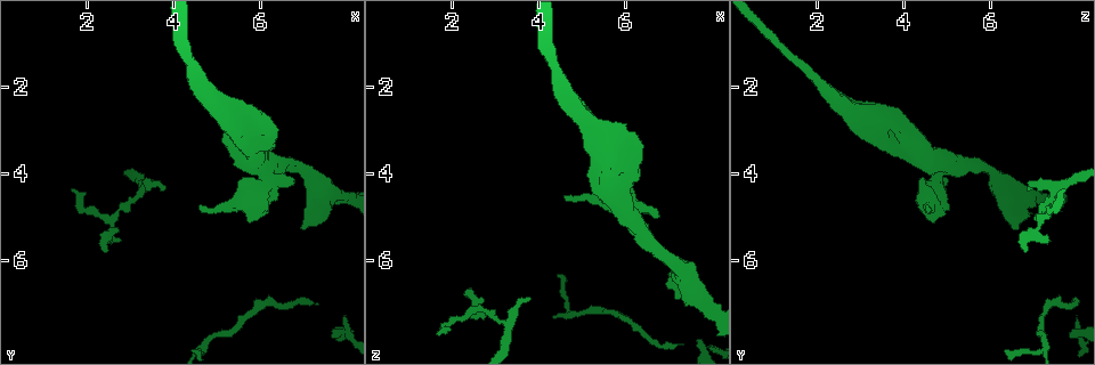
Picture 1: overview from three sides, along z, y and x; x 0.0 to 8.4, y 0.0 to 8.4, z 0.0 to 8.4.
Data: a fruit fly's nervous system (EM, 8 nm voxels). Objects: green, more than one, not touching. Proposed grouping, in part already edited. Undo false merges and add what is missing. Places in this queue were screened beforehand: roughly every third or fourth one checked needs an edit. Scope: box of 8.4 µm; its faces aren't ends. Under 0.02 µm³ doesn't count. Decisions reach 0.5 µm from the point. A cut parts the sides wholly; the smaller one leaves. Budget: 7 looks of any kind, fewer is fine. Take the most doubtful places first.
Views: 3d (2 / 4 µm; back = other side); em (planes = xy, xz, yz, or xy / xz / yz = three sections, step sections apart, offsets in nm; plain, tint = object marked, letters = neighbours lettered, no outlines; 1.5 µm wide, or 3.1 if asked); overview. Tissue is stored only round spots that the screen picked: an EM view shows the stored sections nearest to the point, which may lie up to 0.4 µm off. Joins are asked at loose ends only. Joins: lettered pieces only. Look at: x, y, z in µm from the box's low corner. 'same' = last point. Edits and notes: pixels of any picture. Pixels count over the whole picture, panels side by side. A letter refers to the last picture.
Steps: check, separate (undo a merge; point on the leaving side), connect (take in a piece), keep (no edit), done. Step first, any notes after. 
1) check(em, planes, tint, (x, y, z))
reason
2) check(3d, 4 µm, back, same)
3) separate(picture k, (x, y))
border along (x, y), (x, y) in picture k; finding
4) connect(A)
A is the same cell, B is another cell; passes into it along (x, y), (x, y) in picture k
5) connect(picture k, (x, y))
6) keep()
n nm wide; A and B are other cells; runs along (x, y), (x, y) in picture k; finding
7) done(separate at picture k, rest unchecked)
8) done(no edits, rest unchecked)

check(3d, 2 µm, (6.75, 4.20, 5.00))
branch stops here

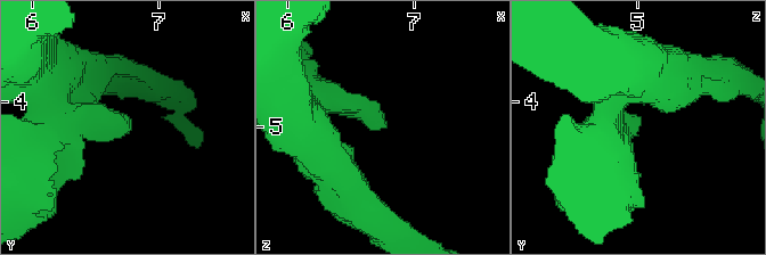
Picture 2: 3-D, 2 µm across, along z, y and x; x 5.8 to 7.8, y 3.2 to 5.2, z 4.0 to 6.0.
check(em, planes, tint, (6.74, 4.14, 5.00))
now the EM

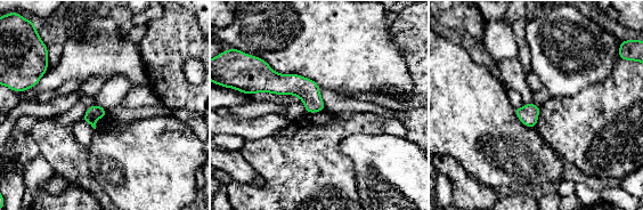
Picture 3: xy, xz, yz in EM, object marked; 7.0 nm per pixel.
check(em, planes, letters, same)

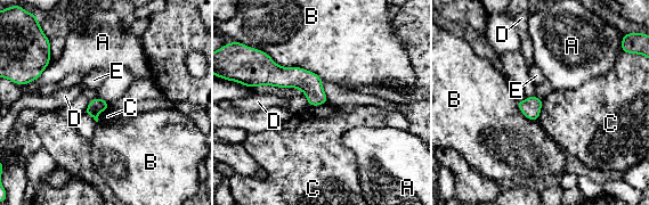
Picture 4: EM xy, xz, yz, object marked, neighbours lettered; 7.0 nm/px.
keep()
A, B, C, D and E are other cells; border along (543, 100), (537, 120) in picture 4; none of them fits

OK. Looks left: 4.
check(em, planes, letters, (3.75, 4.35, 6.90))
tapers out

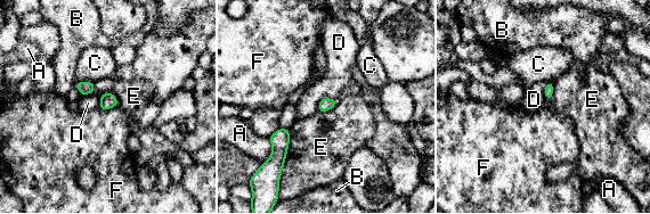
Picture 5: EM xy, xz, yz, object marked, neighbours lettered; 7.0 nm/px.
keep()
E touches over 300 nm; A, B, C, D, E and F are other cells; none of them fits

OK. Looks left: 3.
check(em, planes, letters, (1.70, 4.35, 7.70))
free end

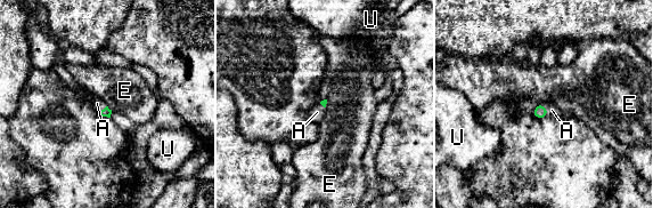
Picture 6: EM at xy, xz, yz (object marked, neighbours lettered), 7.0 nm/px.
connect(A)
A is the same cell, E and U are other cells; the neuron continues

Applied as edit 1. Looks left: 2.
done(connect at picture 6, rest unchecked)

